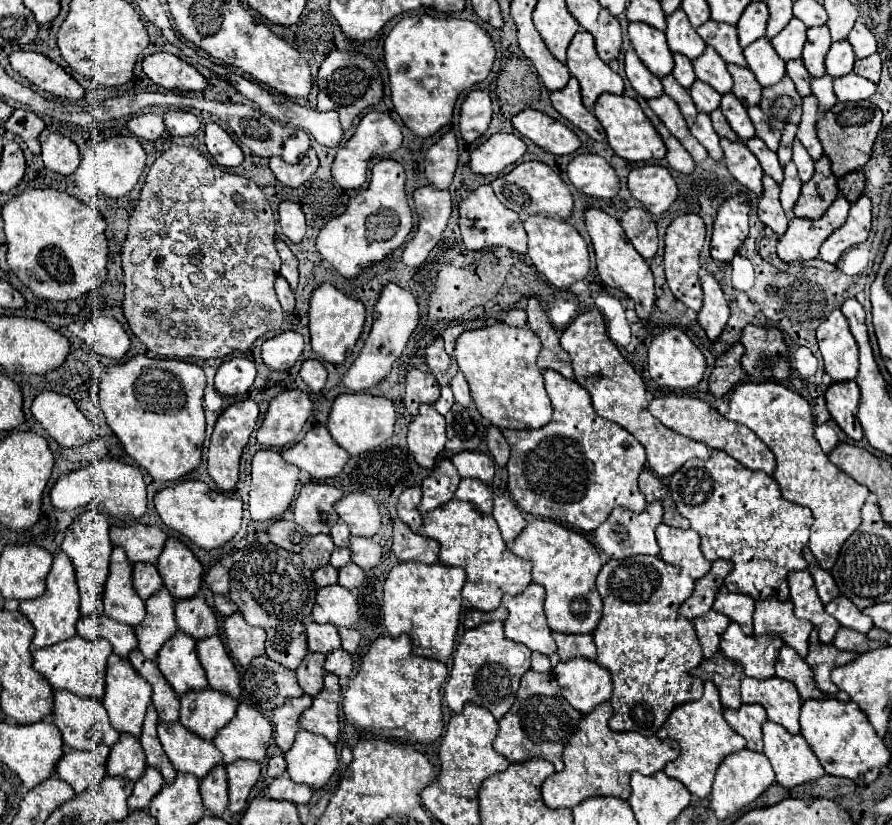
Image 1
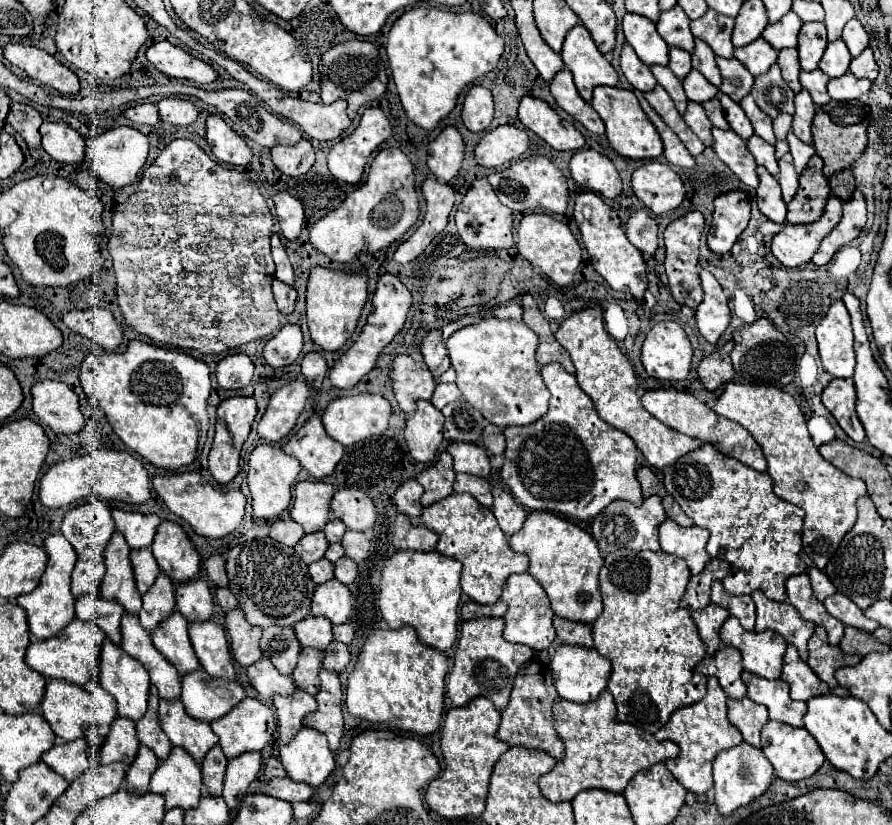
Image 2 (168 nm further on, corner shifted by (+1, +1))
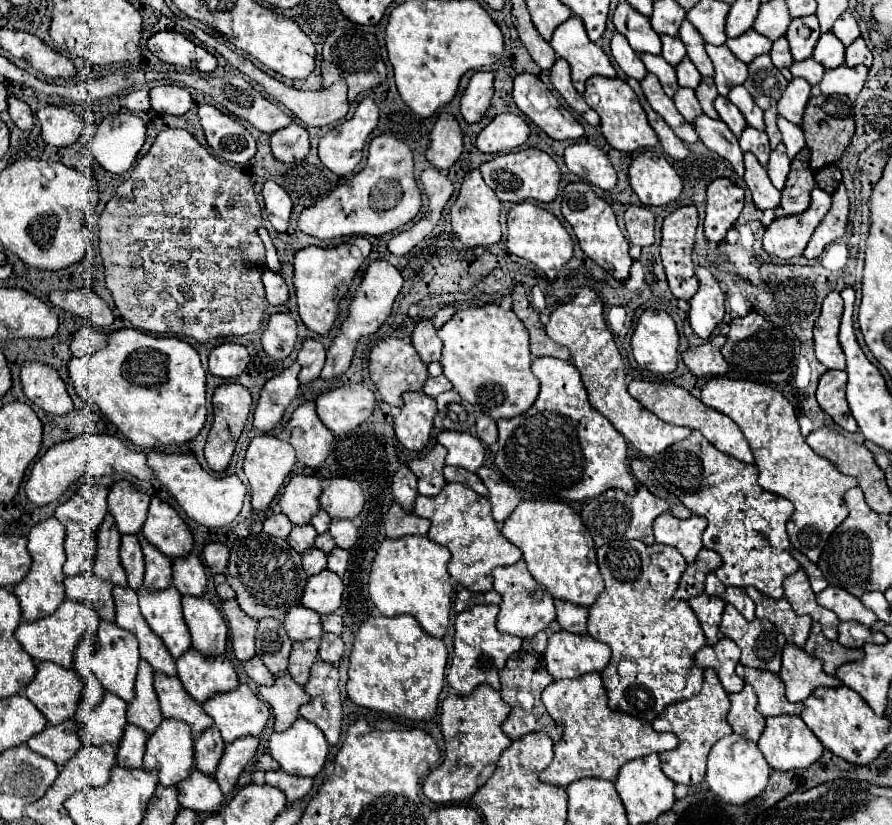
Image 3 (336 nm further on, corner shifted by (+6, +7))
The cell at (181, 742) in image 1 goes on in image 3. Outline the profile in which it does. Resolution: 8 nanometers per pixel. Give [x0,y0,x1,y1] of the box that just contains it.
[154,674,214,736]

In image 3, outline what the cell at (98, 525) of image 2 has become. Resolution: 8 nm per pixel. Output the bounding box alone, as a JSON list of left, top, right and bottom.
[54,482,108,576]

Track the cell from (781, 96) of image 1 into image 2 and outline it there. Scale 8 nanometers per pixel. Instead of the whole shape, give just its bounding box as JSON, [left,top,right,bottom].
[751,64,795,118]

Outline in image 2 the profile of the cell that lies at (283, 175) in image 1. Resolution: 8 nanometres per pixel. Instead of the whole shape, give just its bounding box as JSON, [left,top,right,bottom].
[271,140,315,178]

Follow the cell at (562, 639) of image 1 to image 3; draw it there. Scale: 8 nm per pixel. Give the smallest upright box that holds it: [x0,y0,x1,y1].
[556,600,588,634]

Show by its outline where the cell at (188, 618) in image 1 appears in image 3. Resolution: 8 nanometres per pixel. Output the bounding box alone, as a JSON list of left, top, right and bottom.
[172,554,206,596]

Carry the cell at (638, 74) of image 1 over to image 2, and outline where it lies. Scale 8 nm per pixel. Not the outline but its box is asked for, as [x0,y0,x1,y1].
[621,44,657,92]

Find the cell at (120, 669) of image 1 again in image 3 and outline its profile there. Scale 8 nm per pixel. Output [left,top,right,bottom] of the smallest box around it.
[74,620,140,702]

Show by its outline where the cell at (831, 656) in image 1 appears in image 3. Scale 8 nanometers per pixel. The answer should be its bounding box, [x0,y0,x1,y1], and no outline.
[804,622,864,676]

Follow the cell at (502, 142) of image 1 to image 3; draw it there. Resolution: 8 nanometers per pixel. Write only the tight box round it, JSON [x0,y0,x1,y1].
[476,114,530,152]

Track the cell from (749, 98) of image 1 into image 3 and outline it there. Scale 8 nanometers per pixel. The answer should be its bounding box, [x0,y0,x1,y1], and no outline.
[706,44,748,96]

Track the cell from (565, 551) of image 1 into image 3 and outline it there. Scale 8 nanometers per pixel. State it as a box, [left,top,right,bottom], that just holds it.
[502,500,604,608]

